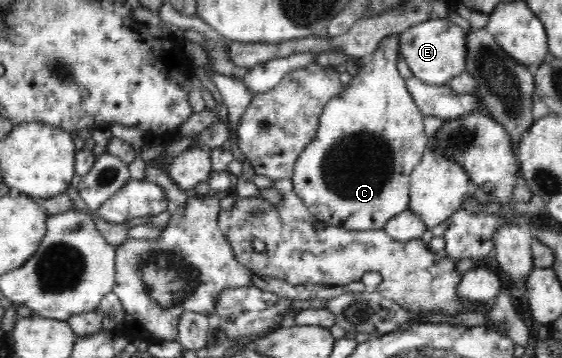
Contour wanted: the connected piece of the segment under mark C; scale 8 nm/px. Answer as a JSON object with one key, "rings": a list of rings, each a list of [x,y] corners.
{"rings":[[[391,32],[379,42],[377,49],[343,91],[324,105],[313,141],[303,149],[295,162],[290,177],[294,192],[318,221],[349,230],[383,230],[392,216],[408,209],[410,173],[421,161],[428,137],[423,131],[424,115],[399,73],[399,57],[399,34]]]}

